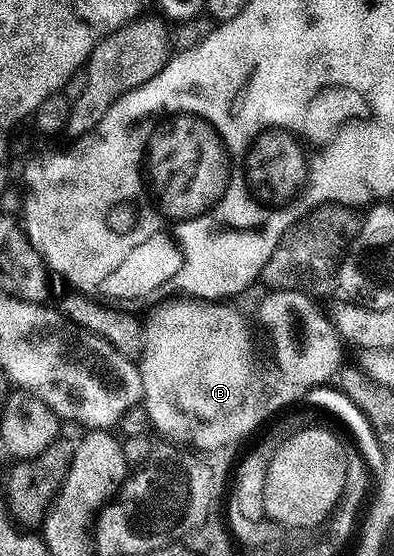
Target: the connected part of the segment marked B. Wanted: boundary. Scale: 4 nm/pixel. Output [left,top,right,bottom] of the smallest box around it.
[137,296,264,447]

